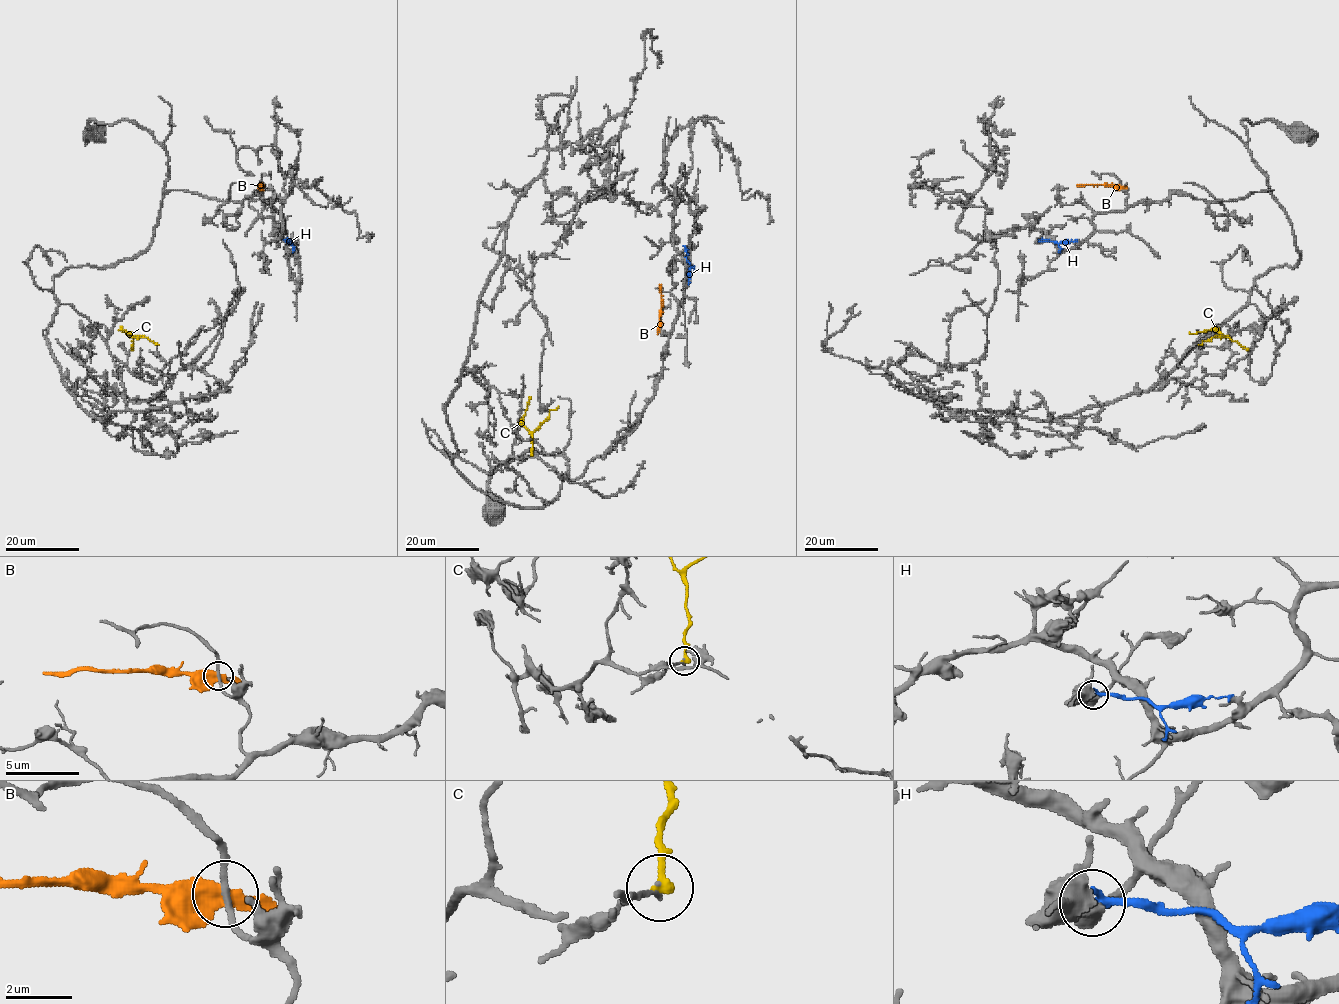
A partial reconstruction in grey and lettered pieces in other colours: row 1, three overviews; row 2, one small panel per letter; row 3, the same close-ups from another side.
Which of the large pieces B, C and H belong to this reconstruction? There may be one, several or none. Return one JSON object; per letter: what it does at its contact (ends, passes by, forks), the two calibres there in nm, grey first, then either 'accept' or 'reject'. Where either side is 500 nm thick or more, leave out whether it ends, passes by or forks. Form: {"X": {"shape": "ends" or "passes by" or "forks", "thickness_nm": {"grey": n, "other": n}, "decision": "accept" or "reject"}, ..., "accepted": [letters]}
{"B": {"shape": "passes by", "thickness_nm": {"grey": 160, "other": 400}, "decision": "reject"}, "C": {"shape": "ends", "thickness_nm": {"grey": 160, "other": 320}, "decision": "accept"}, "H": {"thickness_nm": {"grey": 500, "other": 320}, "decision": "reject"}, "accepted": ["C"]}

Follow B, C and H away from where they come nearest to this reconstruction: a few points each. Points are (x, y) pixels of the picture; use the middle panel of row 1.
B: (659, 328), (660, 284)
C: (531, 456), (532, 436), (522, 423), (530, 396)
H: (685, 249), (690, 265), (688, 284)

